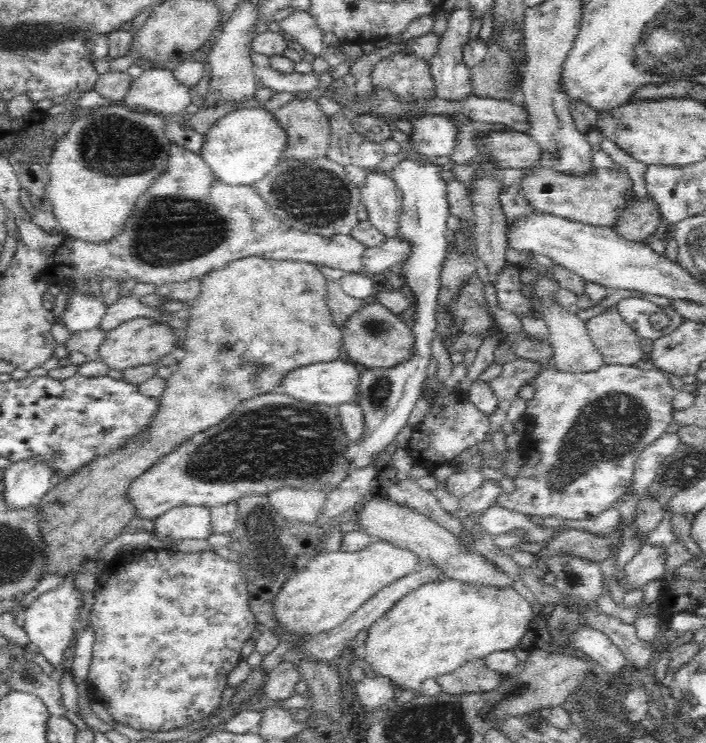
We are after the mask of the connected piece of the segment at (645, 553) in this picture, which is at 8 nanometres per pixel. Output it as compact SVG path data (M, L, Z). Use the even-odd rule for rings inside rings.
M646 543L646 548L622 568L622 580L618 580L620 590L625 594L644 591L648 582L665 577L666 550Z

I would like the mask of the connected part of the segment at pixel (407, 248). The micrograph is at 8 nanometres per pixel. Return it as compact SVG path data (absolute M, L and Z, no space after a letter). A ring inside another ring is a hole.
M401 234L385 239L382 244L367 247L365 250L365 270L378 277L386 268L402 264L413 252L413 242Z

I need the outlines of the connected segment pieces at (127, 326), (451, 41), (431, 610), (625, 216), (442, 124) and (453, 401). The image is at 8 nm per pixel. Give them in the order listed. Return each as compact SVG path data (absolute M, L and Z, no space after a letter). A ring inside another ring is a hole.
M138 317L108 331L107 340L100 345L99 358L109 370L126 370L140 365L155 364L162 356L172 352L177 336L173 328L154 319Z
M471 2L455 9L447 20L445 31L437 40L436 53L430 57L431 76L436 86L437 99L449 104L461 105L473 96L471 69L464 61L464 45L470 42L474 18L476 18L475 6Z
M448 579L444 582L434 582L432 584L426 584L424 586L418 587L412 594L404 596L384 618L376 621L370 628L367 636L366 647L361 650L362 654L365 656L365 660L373 667L374 670L382 675L388 675L392 677L392 681L396 683L399 687L404 687L410 690L418 691L417 697L421 696L421 684L428 679L436 679L438 676L443 676L444 674L453 672L457 670L460 666L463 666L466 662L472 659L483 659L488 656L491 652L515 650L515 648L520 644L520 641L524 638L526 631L528 630L528 625L536 618L534 615L534 607L532 604L522 598L516 590L511 586L500 587L500 585L486 585L486 584L472 584L466 581L460 581L458 579Z
M649 200L634 201L618 218L615 231L628 240L644 241L660 226L663 214L660 203Z
M424 116L413 124L412 133L405 140L410 148L426 158L450 156L456 144L456 126L447 116Z
M434 374L422 380L420 392L432 396L432 403L423 421L413 428L406 446L414 465L433 471L452 463L460 452L485 440L491 425L489 415L476 408L462 391L446 388L444 382L440 382L438 376Z

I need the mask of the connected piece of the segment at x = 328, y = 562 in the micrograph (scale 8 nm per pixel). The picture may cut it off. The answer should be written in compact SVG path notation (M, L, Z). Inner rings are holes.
M382 541L372 542L360 552L322 552L304 572L284 584L276 602L279 622L293 632L306 635L330 630L354 615L382 588L406 578L420 567L422 559L416 552Z

